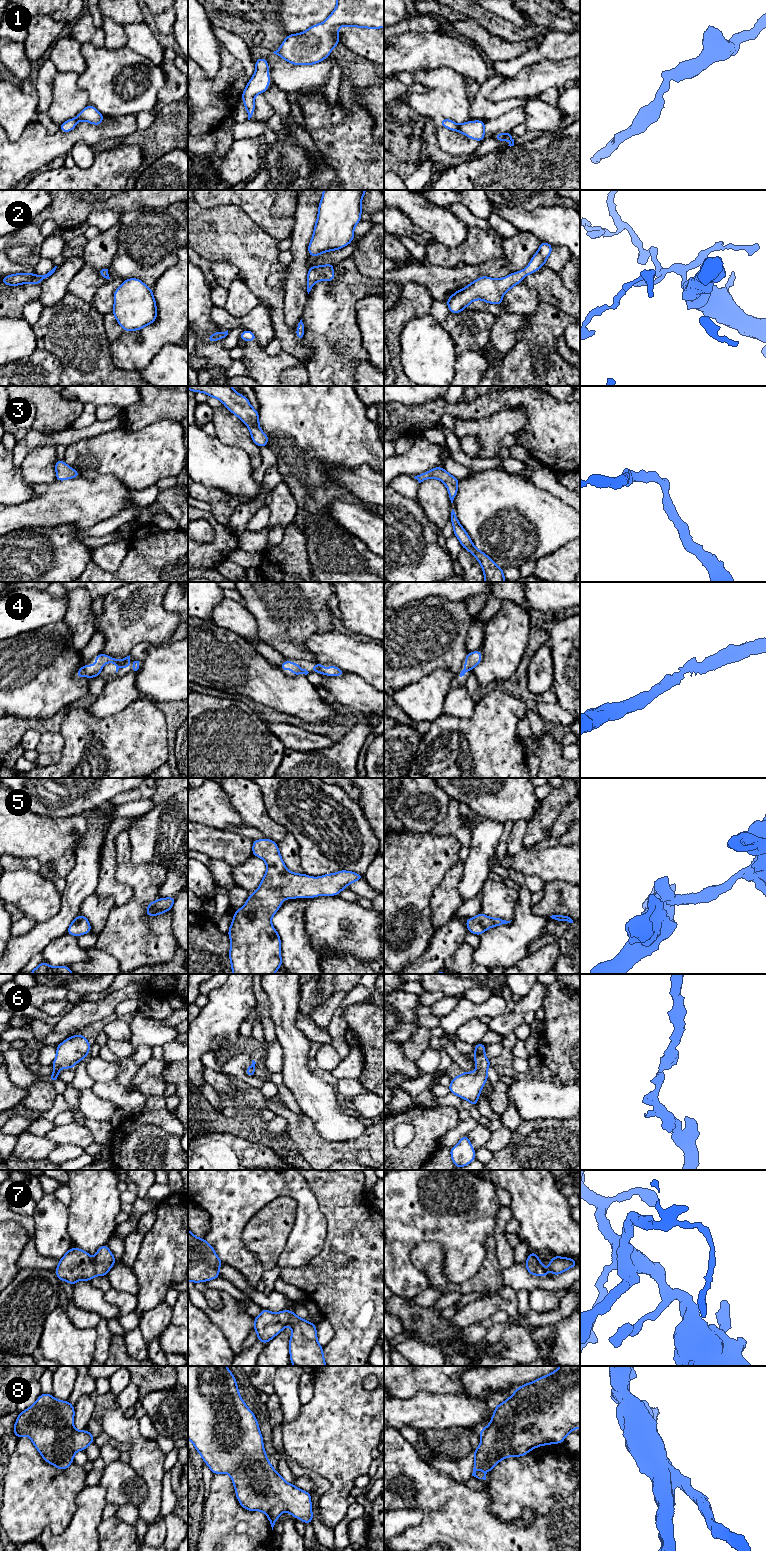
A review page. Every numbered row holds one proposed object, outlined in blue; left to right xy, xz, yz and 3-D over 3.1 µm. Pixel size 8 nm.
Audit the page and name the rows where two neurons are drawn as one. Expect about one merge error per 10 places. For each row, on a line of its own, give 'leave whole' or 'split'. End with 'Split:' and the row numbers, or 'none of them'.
1: leave whole
2: leave whole
3: leave whole
4: leave whole
5: leave whole
6: leave whole
7: leave whole
8: leave whole
Split: none of them

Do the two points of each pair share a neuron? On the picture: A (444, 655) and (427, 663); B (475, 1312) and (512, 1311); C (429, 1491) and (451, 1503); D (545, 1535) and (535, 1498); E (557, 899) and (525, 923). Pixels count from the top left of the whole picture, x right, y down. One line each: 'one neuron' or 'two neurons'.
A: one neuron
B: one neuron
C: one neuron
D: two neurons
E: two neurons

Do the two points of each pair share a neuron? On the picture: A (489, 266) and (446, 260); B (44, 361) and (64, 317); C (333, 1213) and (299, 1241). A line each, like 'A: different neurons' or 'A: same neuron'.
A: different neurons
B: different neurons
C: different neurons

